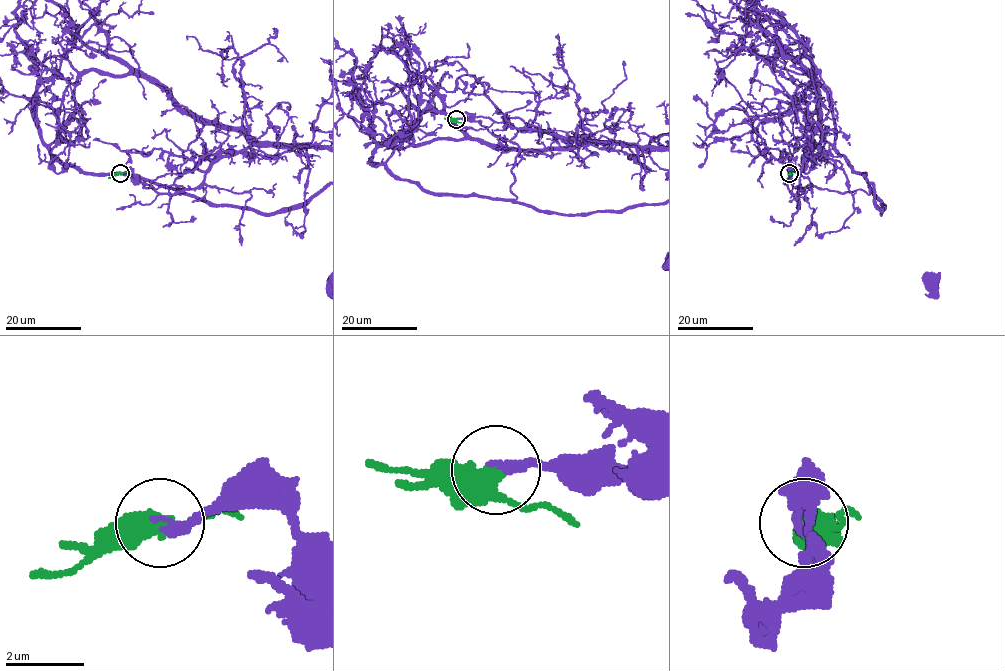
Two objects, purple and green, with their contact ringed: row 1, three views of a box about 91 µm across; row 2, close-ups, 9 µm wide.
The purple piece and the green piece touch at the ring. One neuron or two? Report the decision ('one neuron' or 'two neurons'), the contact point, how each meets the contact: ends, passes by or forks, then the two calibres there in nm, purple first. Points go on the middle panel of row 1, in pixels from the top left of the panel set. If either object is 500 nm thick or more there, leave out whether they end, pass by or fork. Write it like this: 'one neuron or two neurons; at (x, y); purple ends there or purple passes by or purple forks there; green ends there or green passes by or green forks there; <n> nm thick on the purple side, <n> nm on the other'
one neuron; at (456, 119); purple ends there; green passes by; 260 nm thick on the purple side, 440 nm on the other

